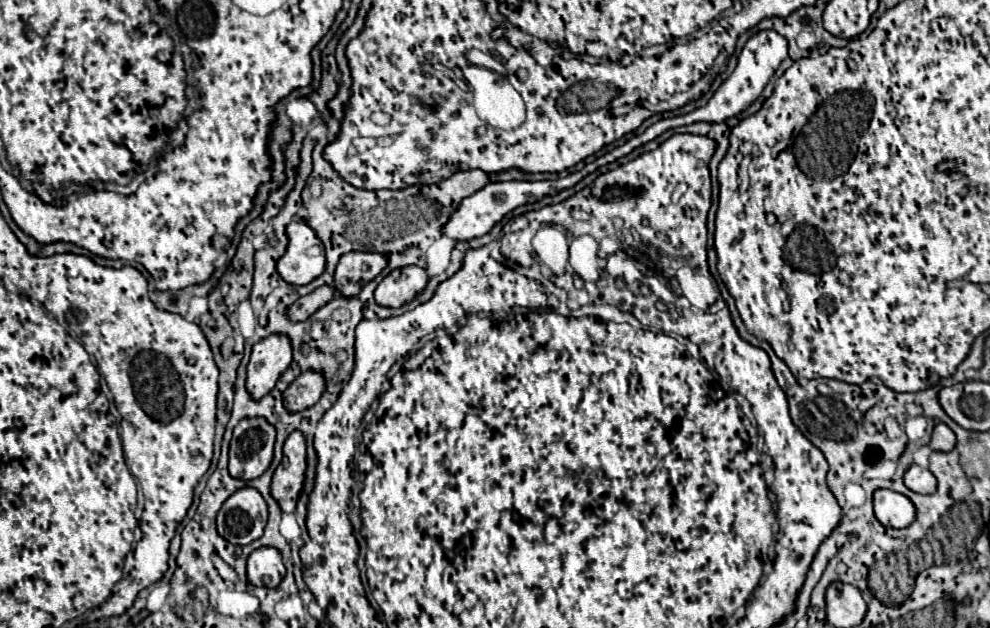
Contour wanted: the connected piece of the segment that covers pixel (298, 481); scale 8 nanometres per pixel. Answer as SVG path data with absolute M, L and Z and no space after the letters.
M295 430L289 434L283 446L283 462L275 470L275 480L271 484L271 494L279 500L283 512L293 512L299 500L299 494L305 484L307 472L307 446L303 432Z

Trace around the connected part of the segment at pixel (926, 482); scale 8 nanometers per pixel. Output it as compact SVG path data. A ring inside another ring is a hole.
M911 464L903 478L905 478L905 486L911 488L913 492L919 492L919 494L931 494L937 488L935 476L927 468L921 468L917 464Z

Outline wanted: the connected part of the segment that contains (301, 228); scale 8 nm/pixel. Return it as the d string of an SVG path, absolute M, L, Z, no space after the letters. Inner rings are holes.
M295 220L287 226L289 246L277 262L277 272L289 284L309 284L325 272L325 248L315 230L305 220Z

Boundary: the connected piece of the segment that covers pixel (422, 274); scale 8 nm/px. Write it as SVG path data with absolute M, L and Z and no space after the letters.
M419 266L399 268L379 282L375 290L375 300L381 306L399 308L411 302L417 294L421 294L427 282L429 282L429 274L425 268Z

